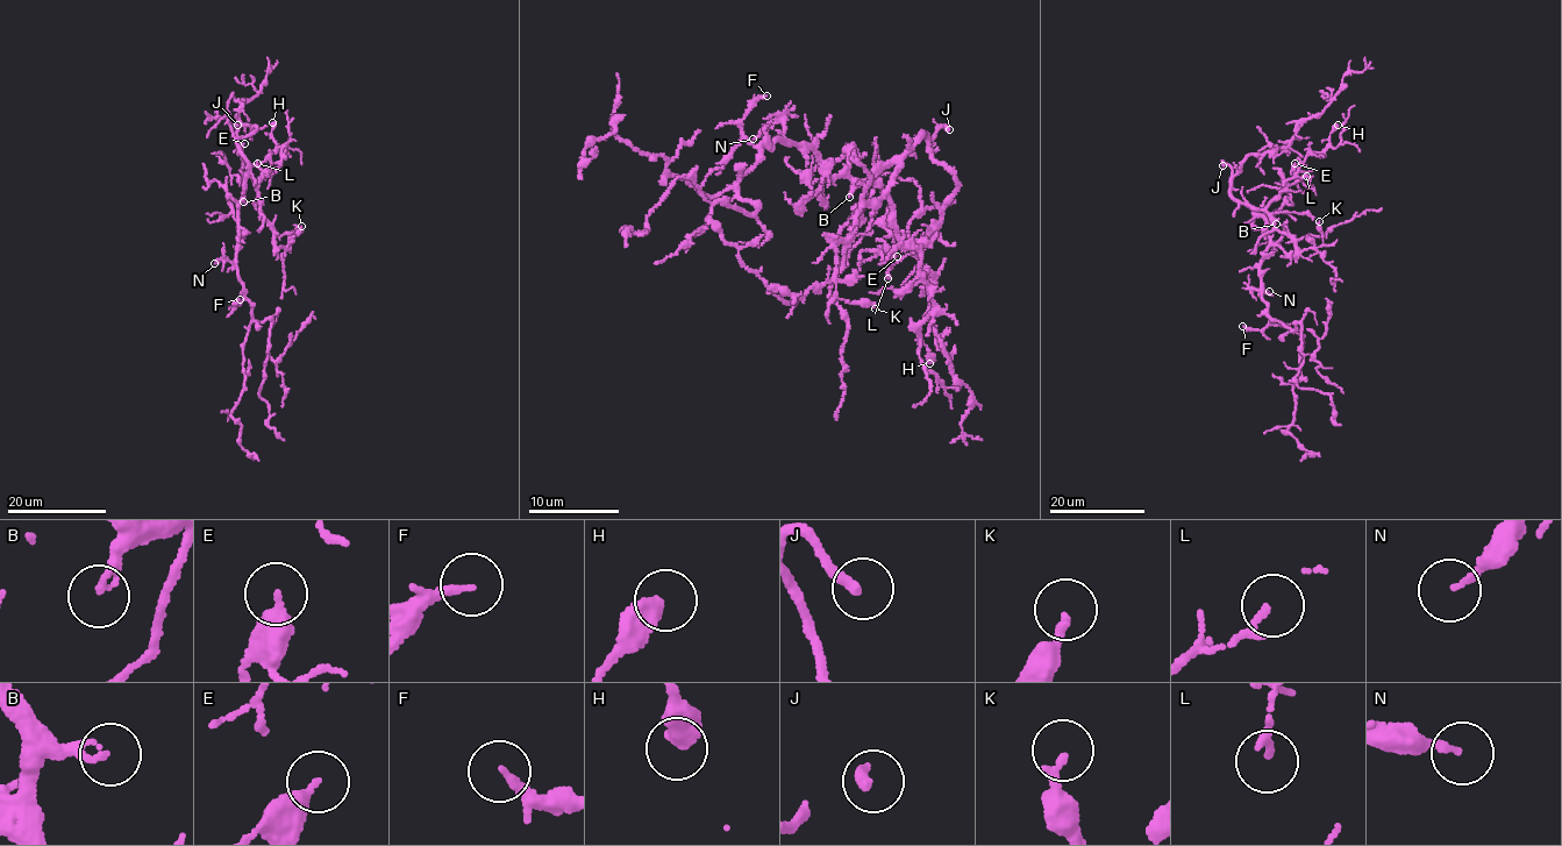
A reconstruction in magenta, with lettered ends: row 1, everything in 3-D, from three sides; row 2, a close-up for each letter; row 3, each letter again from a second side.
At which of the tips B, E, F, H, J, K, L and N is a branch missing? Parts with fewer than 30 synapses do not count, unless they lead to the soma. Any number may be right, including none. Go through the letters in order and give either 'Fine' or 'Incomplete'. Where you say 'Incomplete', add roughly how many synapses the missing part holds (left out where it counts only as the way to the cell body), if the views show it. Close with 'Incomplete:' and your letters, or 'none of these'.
B: Fine
E: Fine
F: Fine
H: Fine
J: Incomplete
K: Fine
L: Fine
N: Fine
Incomplete: J

